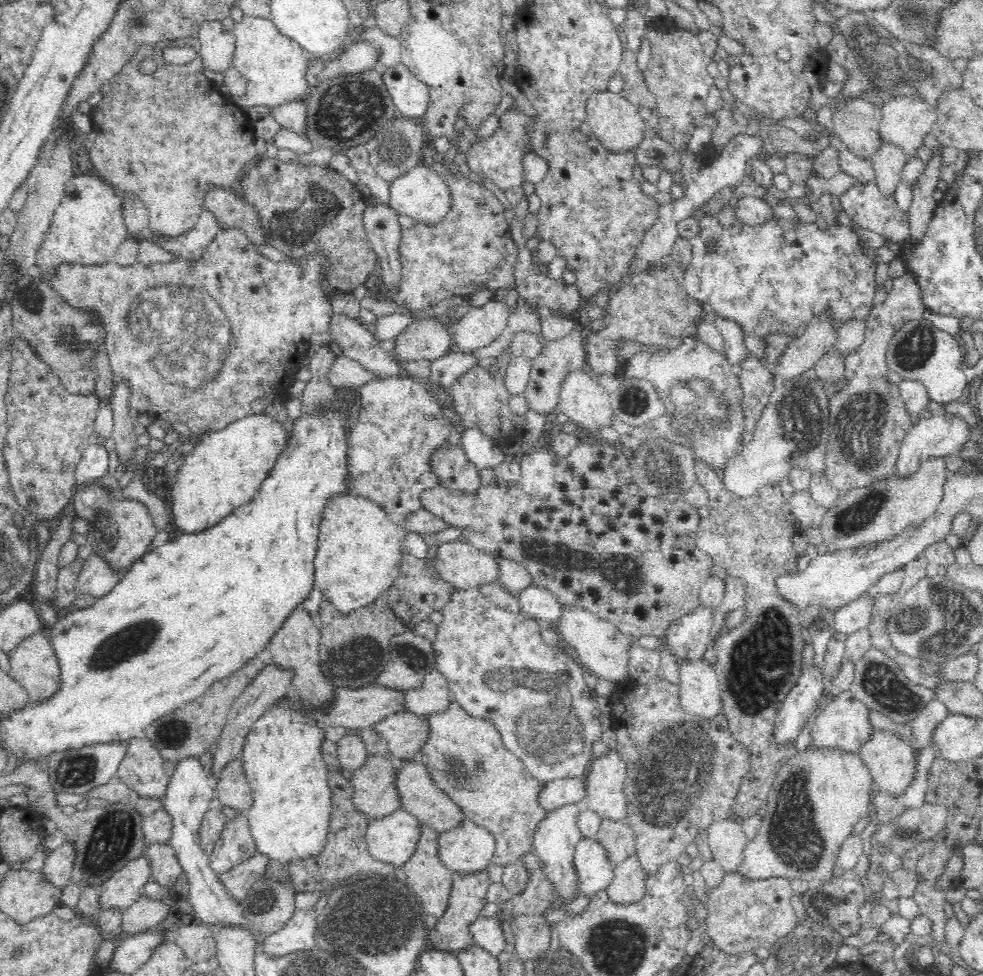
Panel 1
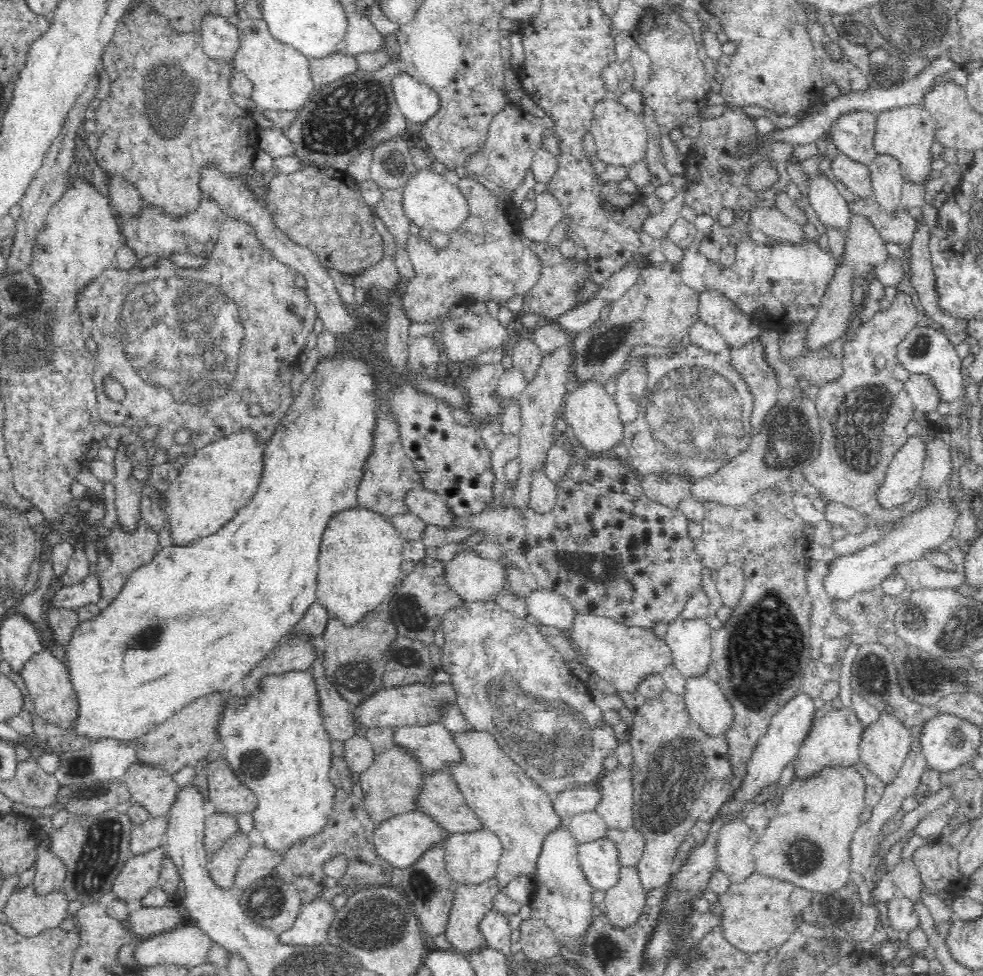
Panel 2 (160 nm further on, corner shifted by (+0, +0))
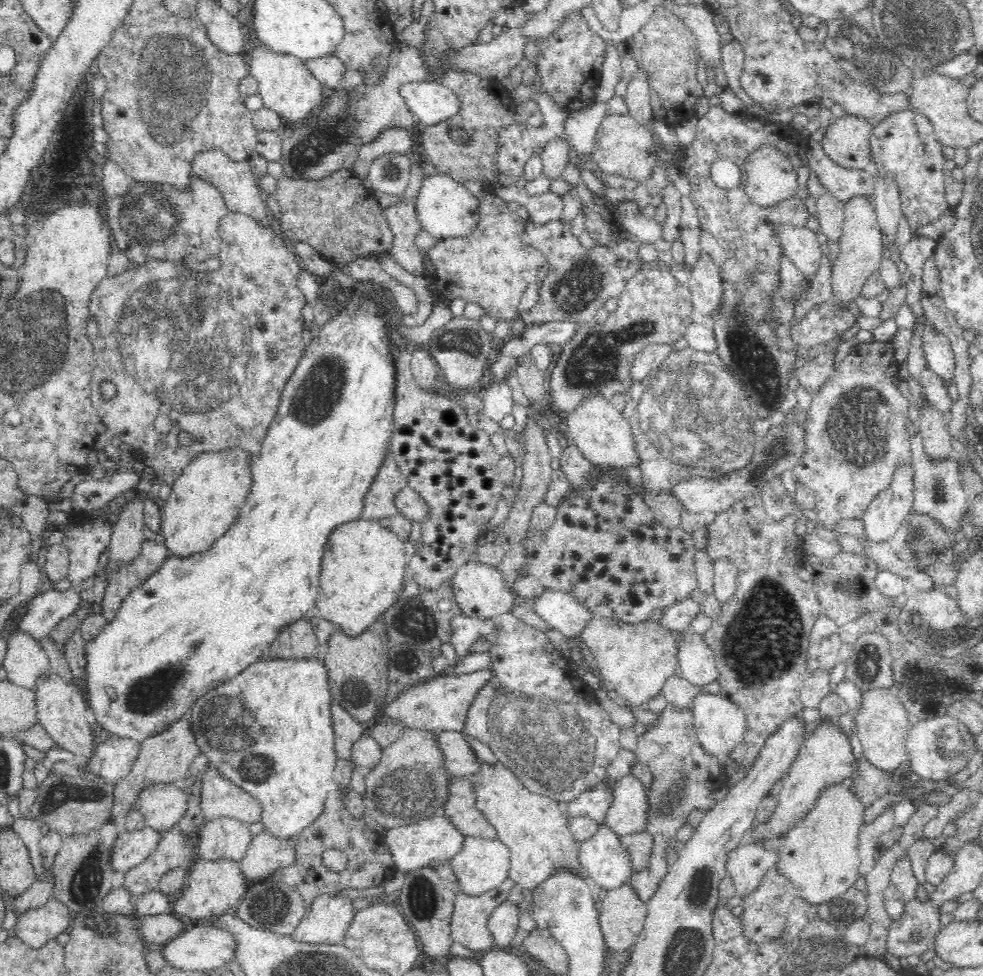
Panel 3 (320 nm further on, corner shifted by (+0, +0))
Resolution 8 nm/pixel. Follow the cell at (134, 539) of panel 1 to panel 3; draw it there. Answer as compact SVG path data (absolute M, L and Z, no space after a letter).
M144 539L139 553L131 561L122 561L115 569L108 572L101 602L106 620L109 621L113 617L120 603L128 596L129 590L151 575L168 555L169 550L166 546Z

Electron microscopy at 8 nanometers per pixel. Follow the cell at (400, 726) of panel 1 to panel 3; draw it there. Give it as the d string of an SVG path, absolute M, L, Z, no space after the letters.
M439 730L436 733L438 748L441 752L441 765L450 777L466 777L480 768L475 751L469 747L458 731Z

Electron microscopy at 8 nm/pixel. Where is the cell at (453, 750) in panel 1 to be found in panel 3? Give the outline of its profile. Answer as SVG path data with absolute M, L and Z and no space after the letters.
M479 759L479 763L480 768L467 776L473 790L473 804L510 852L508 879L528 893L544 882L558 866L567 866L582 873L578 862L578 842L571 836L568 815L562 805L547 795L528 790L503 760L486 763Z

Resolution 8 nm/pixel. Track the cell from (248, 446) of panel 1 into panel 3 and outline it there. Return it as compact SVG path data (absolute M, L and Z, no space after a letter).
M233 446L224 449L201 451L183 468L181 475L172 483L165 508L161 511L161 533L165 546L172 555L191 555L206 550L214 540L221 537L238 516L252 488L252 454L244 447Z

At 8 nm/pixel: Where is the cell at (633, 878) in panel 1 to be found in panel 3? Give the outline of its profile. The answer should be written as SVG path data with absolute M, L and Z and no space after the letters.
M629 882L608 890L605 897L599 912L605 948L612 951L632 948L648 917L647 902Z

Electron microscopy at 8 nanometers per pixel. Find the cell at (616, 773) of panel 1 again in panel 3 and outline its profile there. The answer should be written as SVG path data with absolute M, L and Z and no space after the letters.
M631 772L611 781L612 800L602 824L618 836L646 830L646 790L642 781Z

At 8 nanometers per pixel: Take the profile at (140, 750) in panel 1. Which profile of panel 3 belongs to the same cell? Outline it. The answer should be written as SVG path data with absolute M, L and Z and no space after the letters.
M154 783L139 790L136 803L144 815L145 824L163 833L175 828L185 816L187 795L175 783Z

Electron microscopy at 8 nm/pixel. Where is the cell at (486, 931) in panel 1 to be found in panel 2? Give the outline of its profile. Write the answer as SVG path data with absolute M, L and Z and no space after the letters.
M491 909L478 924L477 929L484 937L486 946L502 952L506 956L510 954L511 929L507 916Z

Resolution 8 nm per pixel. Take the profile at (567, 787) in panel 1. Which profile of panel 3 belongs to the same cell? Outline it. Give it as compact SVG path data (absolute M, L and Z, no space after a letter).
M593 788L582 791L574 798L562 805L564 812L569 816L582 815L590 817L602 824L606 809L610 806L612 793L607 788Z

